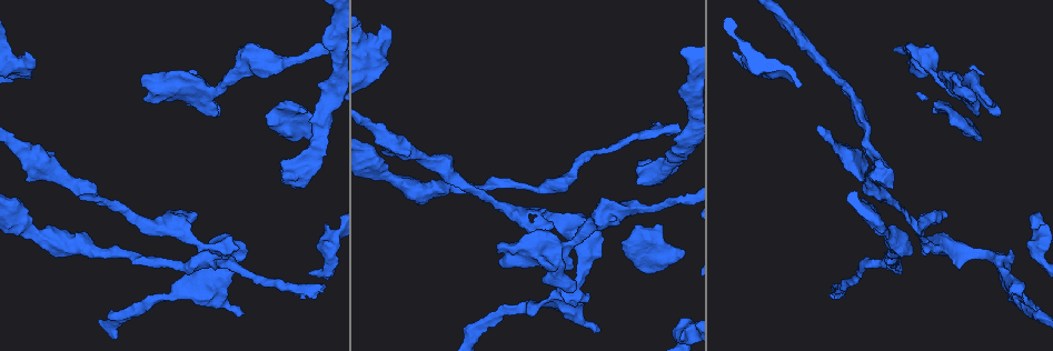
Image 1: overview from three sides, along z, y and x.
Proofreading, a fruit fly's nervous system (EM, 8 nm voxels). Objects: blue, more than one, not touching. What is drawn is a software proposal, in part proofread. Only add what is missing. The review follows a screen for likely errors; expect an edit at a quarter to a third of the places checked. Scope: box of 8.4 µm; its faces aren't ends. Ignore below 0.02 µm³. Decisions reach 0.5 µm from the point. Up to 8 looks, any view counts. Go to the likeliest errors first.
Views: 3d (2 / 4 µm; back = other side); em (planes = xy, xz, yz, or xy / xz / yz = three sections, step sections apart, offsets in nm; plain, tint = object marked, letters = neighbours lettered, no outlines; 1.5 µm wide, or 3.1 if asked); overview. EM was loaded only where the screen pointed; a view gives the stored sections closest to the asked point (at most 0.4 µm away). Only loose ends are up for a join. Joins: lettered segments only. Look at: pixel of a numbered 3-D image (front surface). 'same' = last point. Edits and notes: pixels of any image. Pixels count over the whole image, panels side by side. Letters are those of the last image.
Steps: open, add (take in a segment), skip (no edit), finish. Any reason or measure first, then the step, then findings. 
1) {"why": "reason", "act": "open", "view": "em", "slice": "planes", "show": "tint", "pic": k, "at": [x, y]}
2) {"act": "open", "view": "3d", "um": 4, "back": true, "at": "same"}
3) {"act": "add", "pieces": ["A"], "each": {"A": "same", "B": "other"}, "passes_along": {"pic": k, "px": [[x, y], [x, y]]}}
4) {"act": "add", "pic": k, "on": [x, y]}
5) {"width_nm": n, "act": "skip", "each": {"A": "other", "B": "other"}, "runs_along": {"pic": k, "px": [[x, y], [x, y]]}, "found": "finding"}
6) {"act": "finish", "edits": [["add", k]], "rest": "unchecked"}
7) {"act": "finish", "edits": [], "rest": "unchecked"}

{"why": "branch stops here", "act": "open", "view": "3d", "um": 4, "pic": 1, "at": [934, 113]}

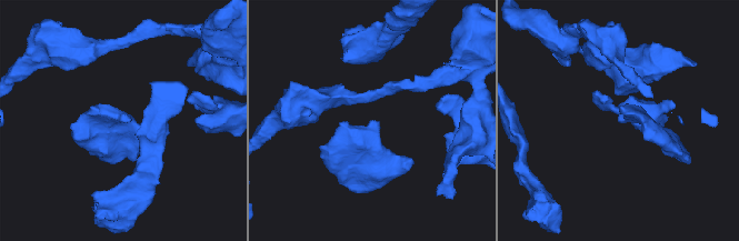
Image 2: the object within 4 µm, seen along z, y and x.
{"why": "shape alone is not enough", "act": "open", "view": "em", "slice": "xz", "step": 4, "show": "tint", "pic": 2, "at": [621, 120]}

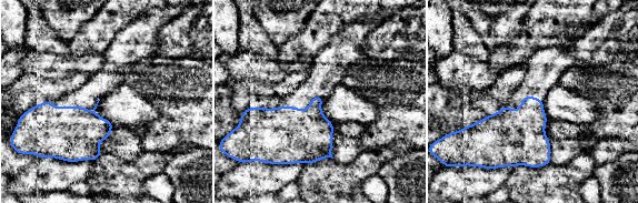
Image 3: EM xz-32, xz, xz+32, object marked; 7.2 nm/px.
{"act": "open", "view": "em", "slice": "planes", "show": "letters", "at": "same"}

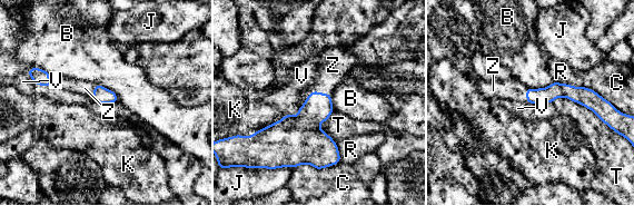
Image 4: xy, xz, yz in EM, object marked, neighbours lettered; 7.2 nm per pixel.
{"act": "add", "pieces": ["Z"], "each": {"B": "other", "C": "other", "J": "other", "K": "other", "R": "other", "T": "other", "V": "other", "Z": "same"}, "passes_along": {"pic": 4, "px": [[317, 108], [314, 91], [333, 65]]}, "found": "it goes on there"}

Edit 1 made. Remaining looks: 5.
{"why": "free end", "act": "open", "view": "3d", "um": 4, "pic": 1, "at": [380, 23]}

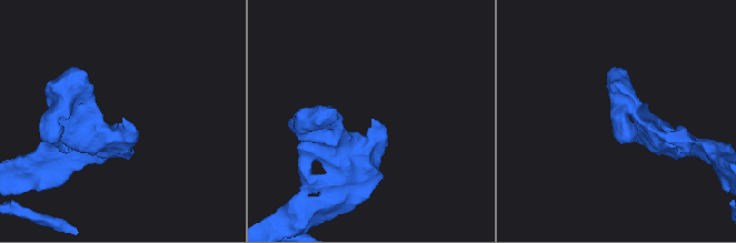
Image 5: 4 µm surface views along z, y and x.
{"act": "open", "view": "em", "slice": "planes", "show": "tint", "pic": 5, "at": [374, 121]}

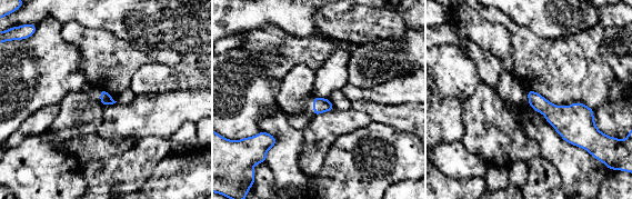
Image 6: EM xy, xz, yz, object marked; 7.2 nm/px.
{"act": "open", "view": "em", "slice": "planes", "show": "letters", "at": "same"}

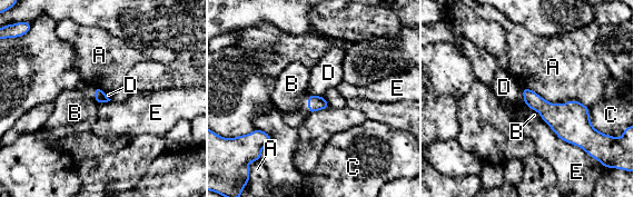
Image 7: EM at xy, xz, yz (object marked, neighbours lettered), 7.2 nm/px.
{"act": "skip", "each": {"A": "other", "B": "other", "C": "other", "D": "other", "E": "other"}, "border": {"pic": 7, "px": [[308, 92], [324, 97]]}, "found": "no lettered segment goes on from it"}

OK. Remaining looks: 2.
{"why": "free end", "act": "open", "view": "em", "slice": "yz", "step": 8, "show": "tint", "pic": 1, "at": [978, 115]}

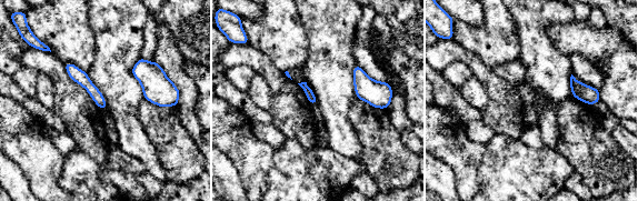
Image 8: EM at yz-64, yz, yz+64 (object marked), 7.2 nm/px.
{"act": "open", "view": "em", "slice": "planes", "show": "letters", "at": "same"}

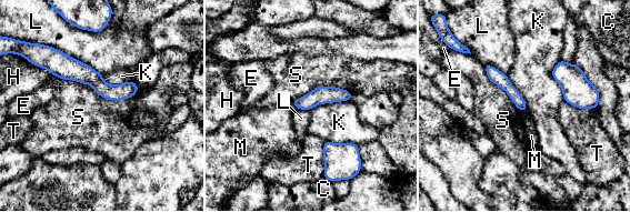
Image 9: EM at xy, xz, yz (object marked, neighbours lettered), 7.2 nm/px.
{"longest_contact_nm": ["S", 650], "act": "skip", "each": {"C": "other", "E": "other", "H": "other", "K": "other", "L": "other", "M": "other", "S": "other", "T": "other"}, "runs_along": {"pic": 9, "px": [[48, 64], [104, 90], [134, 89]]}, "found": "no lettered segment goes on from it"}

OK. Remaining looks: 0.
{"act": "finish", "edits": [["add", 4]], "rest": "unchecked"}

